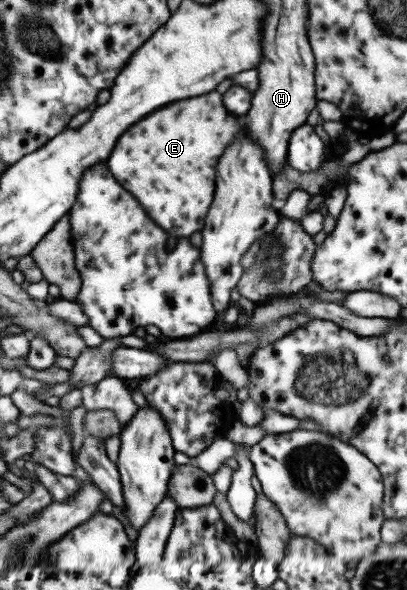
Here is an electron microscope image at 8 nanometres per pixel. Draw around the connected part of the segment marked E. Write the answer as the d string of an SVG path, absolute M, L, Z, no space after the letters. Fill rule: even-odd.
M220 92L204 94L164 106L134 124L122 134L107 162L122 186L150 210L150 216L172 238L189 237L205 227L206 214L214 202L216 166L240 130L242 122L226 110L224 96Z

